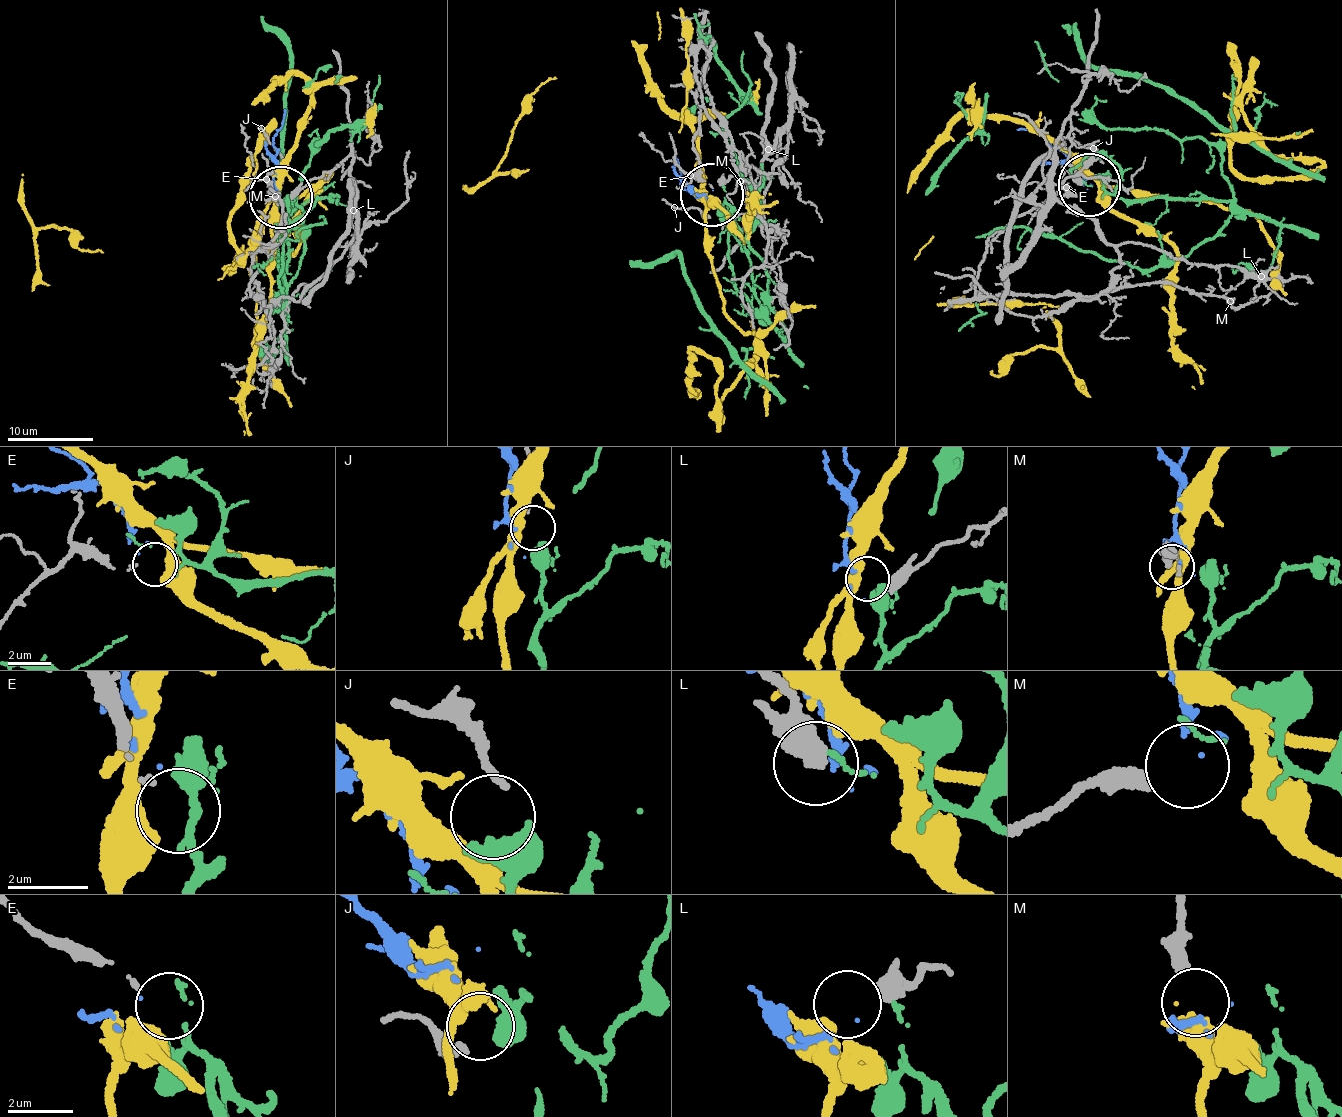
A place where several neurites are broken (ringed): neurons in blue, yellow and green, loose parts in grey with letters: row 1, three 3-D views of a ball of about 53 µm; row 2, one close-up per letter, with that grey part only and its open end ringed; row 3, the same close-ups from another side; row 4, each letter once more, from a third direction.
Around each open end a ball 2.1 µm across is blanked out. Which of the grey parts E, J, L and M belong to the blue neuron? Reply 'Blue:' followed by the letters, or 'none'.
Blue: L

